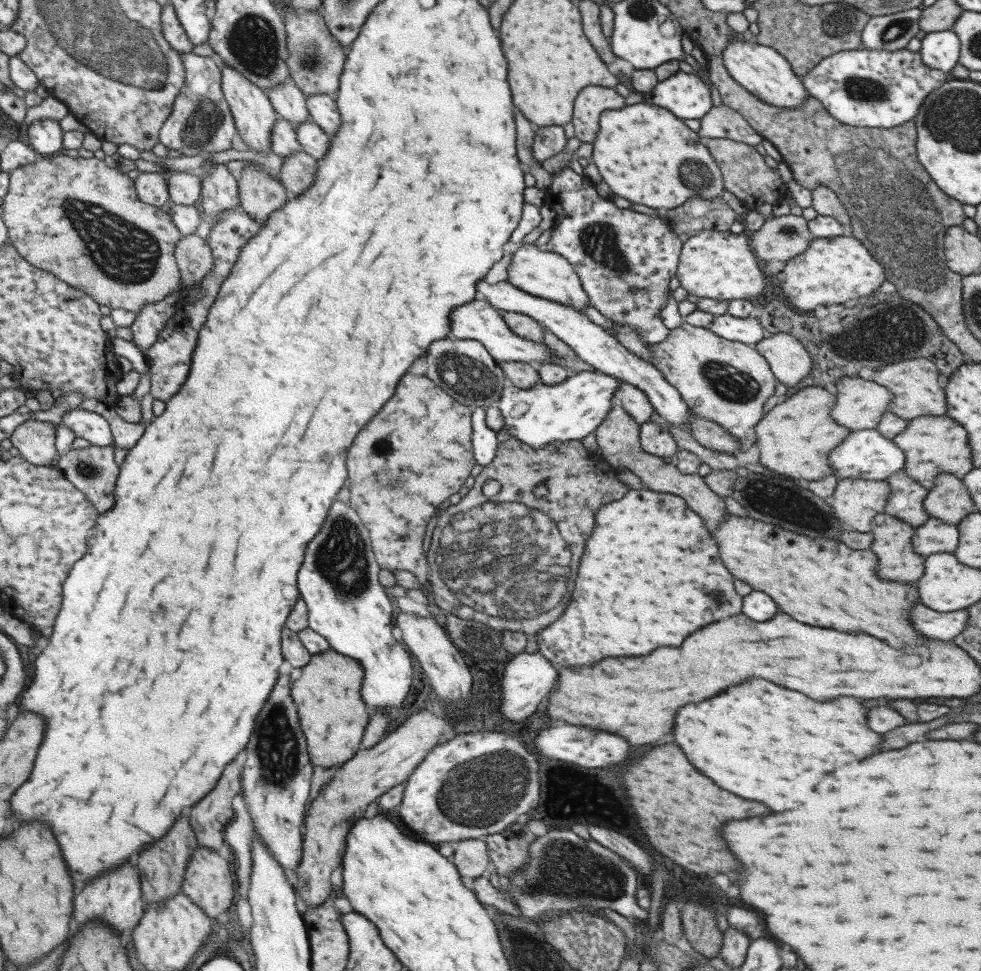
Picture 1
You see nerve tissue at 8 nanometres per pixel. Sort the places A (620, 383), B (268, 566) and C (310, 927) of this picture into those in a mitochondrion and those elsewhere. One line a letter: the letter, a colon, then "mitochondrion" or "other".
A: other
B: other
C: other

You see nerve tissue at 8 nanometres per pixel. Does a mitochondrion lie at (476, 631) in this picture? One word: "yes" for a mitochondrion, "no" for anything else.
yes

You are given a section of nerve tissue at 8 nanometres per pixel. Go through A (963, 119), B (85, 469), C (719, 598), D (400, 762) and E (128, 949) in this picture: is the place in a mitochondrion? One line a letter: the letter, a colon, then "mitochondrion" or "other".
A: mitochondrion
B: mitochondrion
C: mitochondrion
D: other
E: other

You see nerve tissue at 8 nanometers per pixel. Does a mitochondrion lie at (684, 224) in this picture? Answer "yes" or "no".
no

